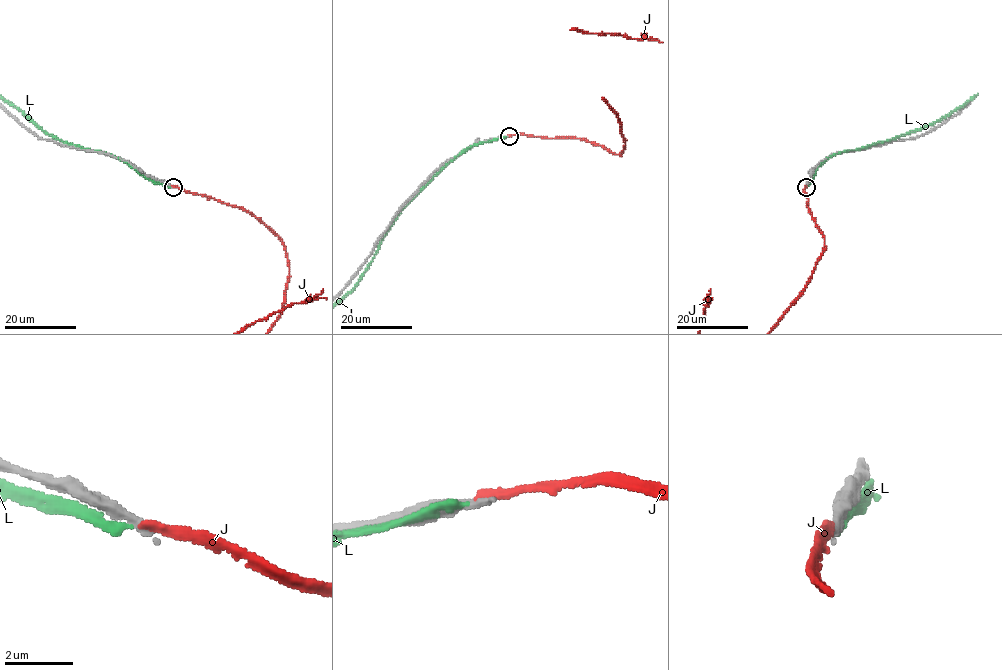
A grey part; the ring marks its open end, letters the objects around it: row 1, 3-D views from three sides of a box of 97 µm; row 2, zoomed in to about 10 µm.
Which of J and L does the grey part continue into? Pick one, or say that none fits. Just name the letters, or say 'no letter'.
no letter

